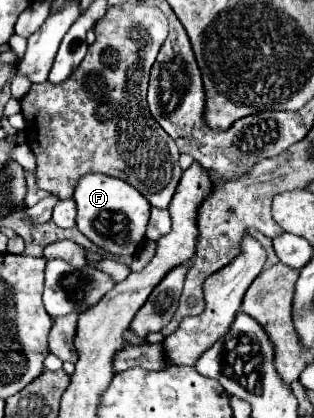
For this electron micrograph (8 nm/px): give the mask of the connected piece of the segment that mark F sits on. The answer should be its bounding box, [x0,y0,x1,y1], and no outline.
[74,172,150,256]

